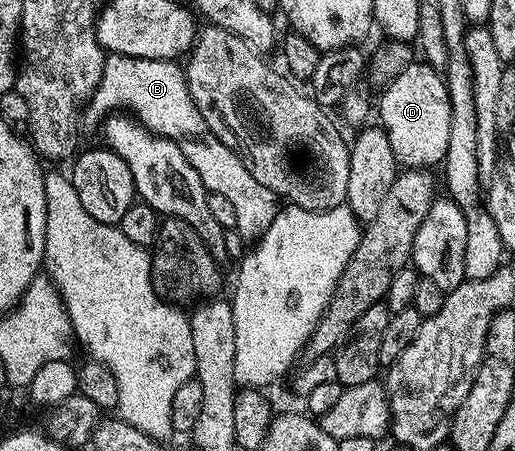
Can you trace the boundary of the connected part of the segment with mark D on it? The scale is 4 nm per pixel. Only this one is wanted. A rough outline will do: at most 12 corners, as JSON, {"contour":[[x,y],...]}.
{"contour":[[417,60],[383,90],[380,125],[405,168],[448,159],[446,81]]}

